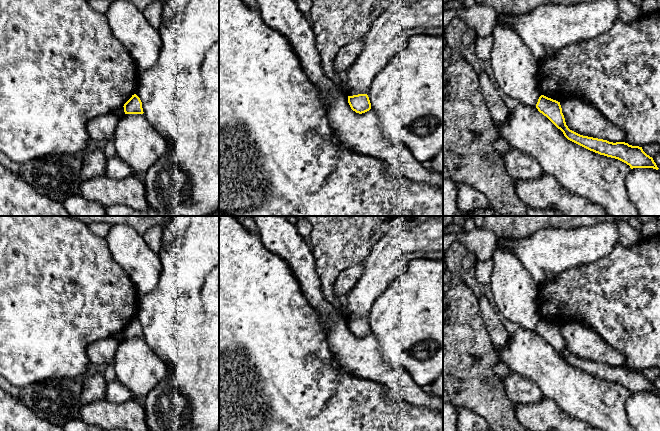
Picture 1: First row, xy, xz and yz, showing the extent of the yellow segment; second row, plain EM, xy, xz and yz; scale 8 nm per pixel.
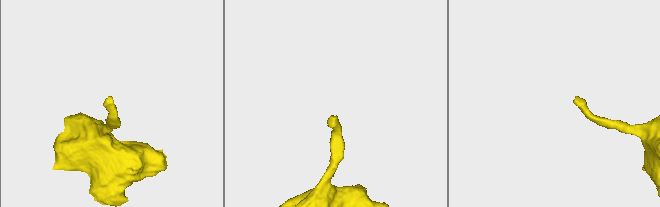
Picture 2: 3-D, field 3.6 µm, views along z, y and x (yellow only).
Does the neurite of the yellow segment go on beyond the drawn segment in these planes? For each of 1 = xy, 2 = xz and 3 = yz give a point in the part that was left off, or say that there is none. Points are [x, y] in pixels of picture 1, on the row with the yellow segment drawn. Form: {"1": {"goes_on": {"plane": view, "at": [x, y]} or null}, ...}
{"1": {"goes_on": null}, "2": {"goes_on": null}, "3": {"goes_on": null}}

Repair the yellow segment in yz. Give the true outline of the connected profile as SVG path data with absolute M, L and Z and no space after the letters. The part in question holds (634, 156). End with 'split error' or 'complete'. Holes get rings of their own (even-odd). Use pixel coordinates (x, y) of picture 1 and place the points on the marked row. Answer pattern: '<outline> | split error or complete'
M541 95L536 104L536 108L540 113L546 116L564 136L600 155L618 159L633 168L653 168L658 170L653 158L647 155L642 147L632 146L625 142L609 142L607 140L580 135L568 128L560 102Z | complete

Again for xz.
M367 94L348 96L348 103L351 109L359 114L371 109L371 103Z | complete

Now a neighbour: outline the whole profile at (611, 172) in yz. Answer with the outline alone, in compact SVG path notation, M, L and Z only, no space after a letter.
M519 103L515 108L510 109L509 118L504 124L495 123L495 126L499 138L506 140L513 148L534 157L544 174L553 175L571 193L600 205L607 216L639 216L637 208L629 199L625 185L627 175L631 171L630 166L618 159L600 155L568 140L560 129L538 111L536 106Z

